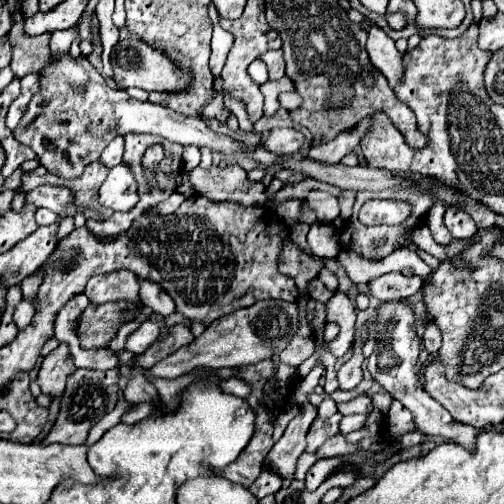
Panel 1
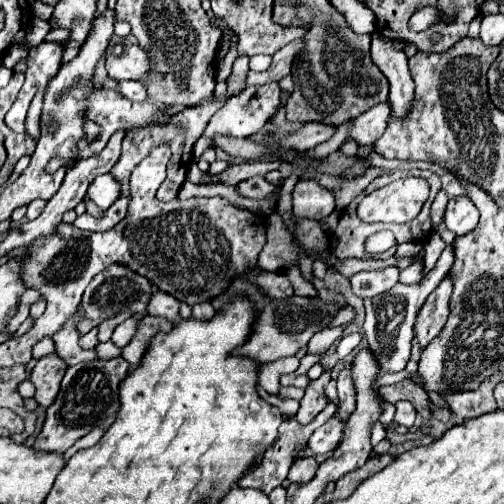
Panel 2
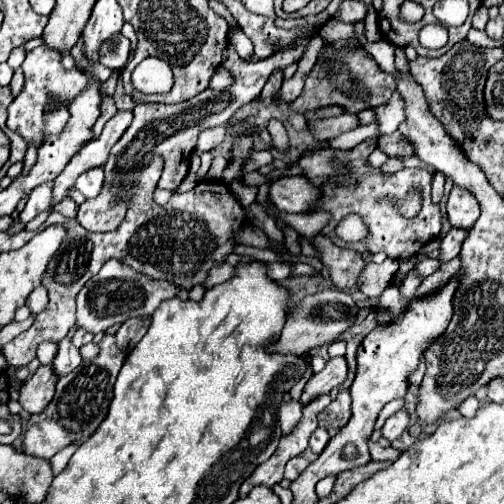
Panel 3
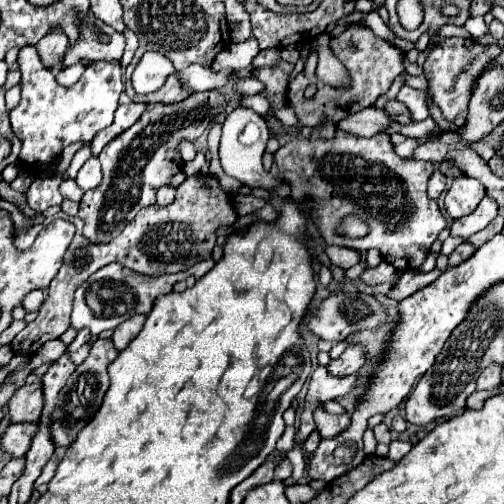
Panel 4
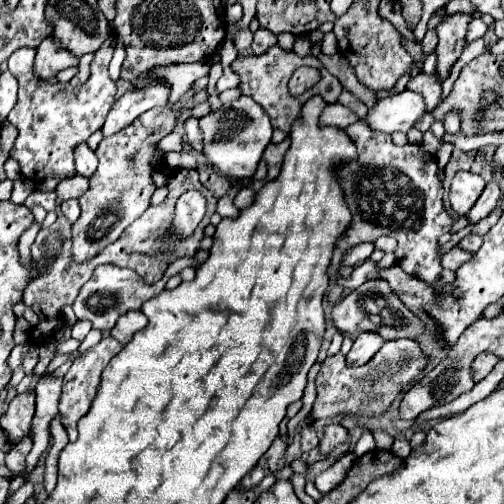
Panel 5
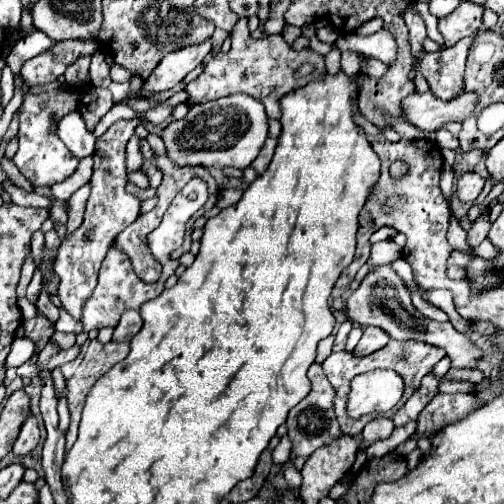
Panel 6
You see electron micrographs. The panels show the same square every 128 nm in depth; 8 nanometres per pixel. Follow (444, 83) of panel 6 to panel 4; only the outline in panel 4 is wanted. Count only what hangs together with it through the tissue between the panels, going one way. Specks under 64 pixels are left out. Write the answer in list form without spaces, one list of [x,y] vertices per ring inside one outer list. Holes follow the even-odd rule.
[[[476,16],[476,18],[468,18],[466,24],[464,24],[464,28],[468,30],[468,34],[472,34],[474,40],[478,40],[480,36],[484,36],[484,34],[488,32],[488,26],[484,24],[484,20],[482,20],[480,16]],[[402,86],[402,90],[398,92],[396,98],[408,106],[414,122],[426,120],[430,116],[430,110],[428,110],[430,94],[426,90],[416,90],[412,86]]]

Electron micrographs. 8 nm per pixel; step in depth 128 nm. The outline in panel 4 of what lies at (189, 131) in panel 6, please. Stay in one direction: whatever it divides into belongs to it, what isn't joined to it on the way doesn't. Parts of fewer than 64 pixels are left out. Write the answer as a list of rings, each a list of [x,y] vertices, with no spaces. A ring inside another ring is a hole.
[[[244,106],[232,110],[224,120],[222,140],[220,140],[220,162],[222,162],[224,172],[228,176],[240,180],[242,184],[248,184],[250,188],[262,186],[262,188],[276,190],[278,180],[270,172],[264,172],[264,168],[262,168],[262,154],[266,150],[268,138],[270,138],[270,130],[266,126],[266,120],[258,112],[254,112],[252,108],[244,108]],[[248,124],[252,124],[252,134],[244,134]]]

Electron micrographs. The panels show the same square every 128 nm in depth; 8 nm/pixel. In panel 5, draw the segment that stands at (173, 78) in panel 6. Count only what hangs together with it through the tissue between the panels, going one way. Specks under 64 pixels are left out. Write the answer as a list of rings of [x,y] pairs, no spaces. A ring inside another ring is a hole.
[[[160,80],[160,82],[148,84],[144,88],[132,88],[130,92],[122,94],[114,102],[114,106],[112,106],[108,118],[106,118],[104,126],[102,126],[104,136],[116,134],[120,128],[128,126],[142,112],[146,112],[150,108],[156,108],[156,106],[168,104],[170,92],[172,92],[170,82],[168,80]]]

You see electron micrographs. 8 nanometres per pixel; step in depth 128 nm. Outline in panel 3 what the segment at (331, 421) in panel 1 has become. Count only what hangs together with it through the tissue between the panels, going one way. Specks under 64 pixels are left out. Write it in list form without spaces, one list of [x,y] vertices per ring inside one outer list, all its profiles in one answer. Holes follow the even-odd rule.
[[[316,428],[316,430],[314,430],[314,434],[310,436],[310,448],[312,448],[312,452],[320,454],[320,452],[324,450],[324,446],[328,444],[328,440],[330,440],[328,432],[326,432],[324,428]]]

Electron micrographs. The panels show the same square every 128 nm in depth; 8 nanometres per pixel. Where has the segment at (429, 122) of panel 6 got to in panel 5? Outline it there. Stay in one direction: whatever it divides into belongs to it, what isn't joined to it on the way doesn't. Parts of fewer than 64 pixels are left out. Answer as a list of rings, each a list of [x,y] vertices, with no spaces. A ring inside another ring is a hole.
[[[404,90],[396,96],[382,98],[374,108],[370,108],[366,122],[372,130],[380,130],[386,134],[392,132],[406,134],[424,114],[426,114],[424,96],[418,96],[418,92],[412,90]]]

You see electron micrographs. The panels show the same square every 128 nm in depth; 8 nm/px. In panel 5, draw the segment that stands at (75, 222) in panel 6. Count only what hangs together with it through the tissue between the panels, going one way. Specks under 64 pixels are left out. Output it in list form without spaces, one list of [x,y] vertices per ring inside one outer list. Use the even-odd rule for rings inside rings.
[[[64,200],[62,202],[62,214],[66,216],[66,220],[70,222],[70,224],[74,224],[76,220],[78,220],[78,216],[80,216],[80,204],[78,204],[78,200]]]

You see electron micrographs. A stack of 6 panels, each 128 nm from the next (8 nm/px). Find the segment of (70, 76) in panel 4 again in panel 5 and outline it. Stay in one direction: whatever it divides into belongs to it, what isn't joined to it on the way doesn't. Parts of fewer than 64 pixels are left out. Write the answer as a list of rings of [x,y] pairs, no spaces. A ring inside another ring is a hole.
[[[86,54],[86,56],[82,56],[82,58],[80,58],[78,74],[70,80],[70,84],[72,84],[74,88],[82,86],[82,84],[88,80],[88,76],[90,76],[90,62],[92,62],[92,58],[94,58],[94,54]]]

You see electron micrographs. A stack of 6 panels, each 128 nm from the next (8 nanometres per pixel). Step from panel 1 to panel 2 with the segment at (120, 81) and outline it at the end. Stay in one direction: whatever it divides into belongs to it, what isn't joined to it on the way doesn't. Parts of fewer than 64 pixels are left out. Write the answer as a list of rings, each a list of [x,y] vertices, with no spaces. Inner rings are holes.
[[[126,40],[126,54],[106,54],[106,70],[112,80],[136,80],[150,70],[146,52]]]

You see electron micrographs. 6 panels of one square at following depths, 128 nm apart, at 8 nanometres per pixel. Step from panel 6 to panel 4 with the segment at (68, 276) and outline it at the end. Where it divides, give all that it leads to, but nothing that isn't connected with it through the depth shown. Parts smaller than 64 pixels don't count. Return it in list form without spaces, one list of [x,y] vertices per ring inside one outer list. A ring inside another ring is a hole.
[[[196,92],[176,104],[148,104],[140,120],[116,136],[98,156],[102,162],[102,182],[98,188],[84,192],[78,216],[84,220],[82,236],[92,242],[116,238],[134,216],[156,202],[156,190],[168,184],[170,176],[182,170],[182,158],[176,152],[180,138],[198,138],[224,108],[218,92]]]

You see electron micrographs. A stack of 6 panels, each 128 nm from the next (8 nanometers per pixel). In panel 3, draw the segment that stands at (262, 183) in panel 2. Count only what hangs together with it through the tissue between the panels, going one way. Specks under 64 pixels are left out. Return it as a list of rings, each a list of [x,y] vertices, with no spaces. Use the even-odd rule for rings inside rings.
[[[236,180],[236,182],[230,184],[230,190],[236,196],[236,200],[246,208],[248,204],[252,204],[256,200],[256,190],[258,188],[248,188],[248,186],[242,184],[242,180]]]

